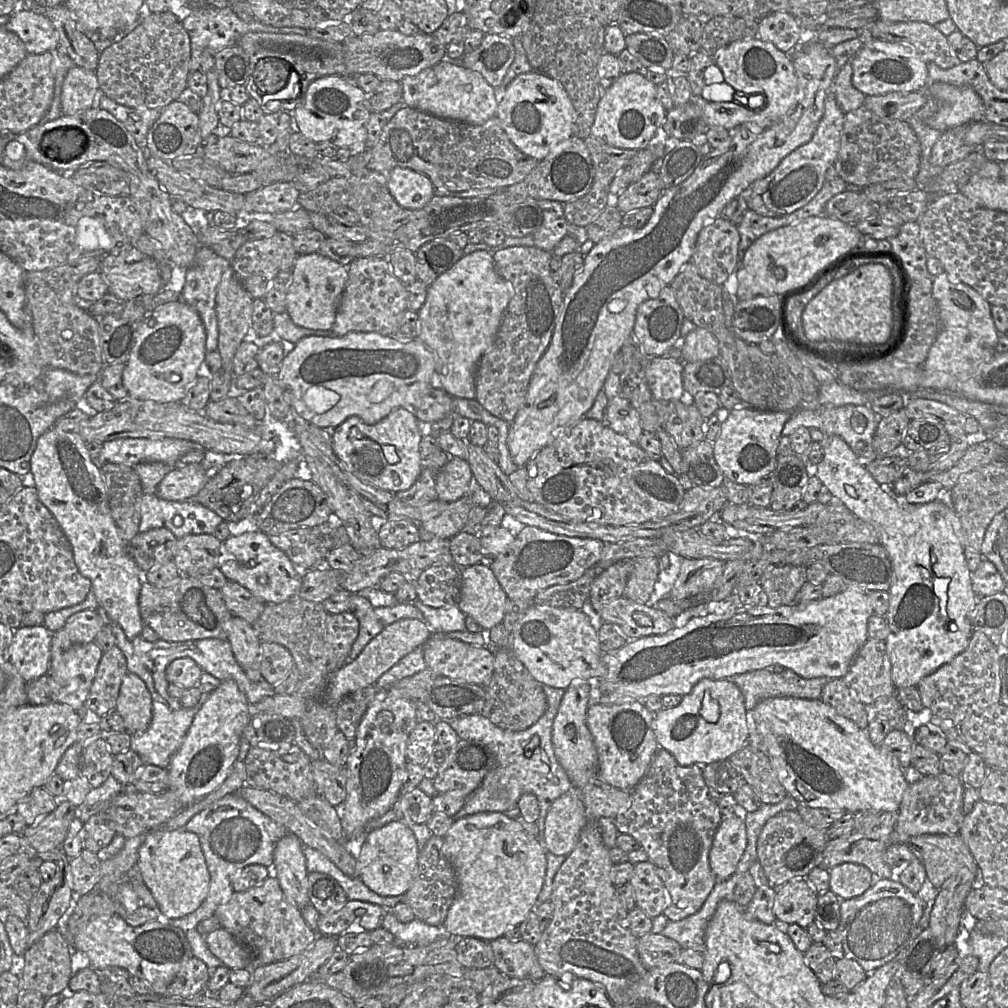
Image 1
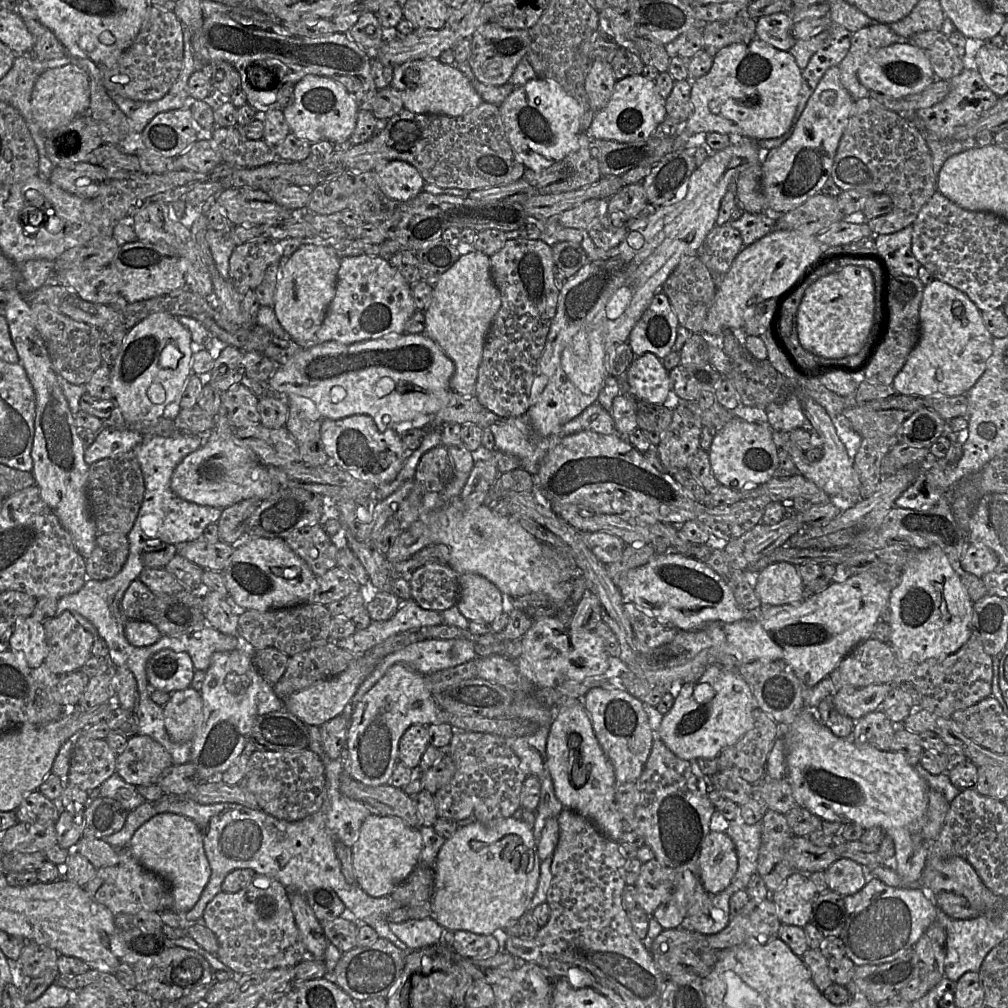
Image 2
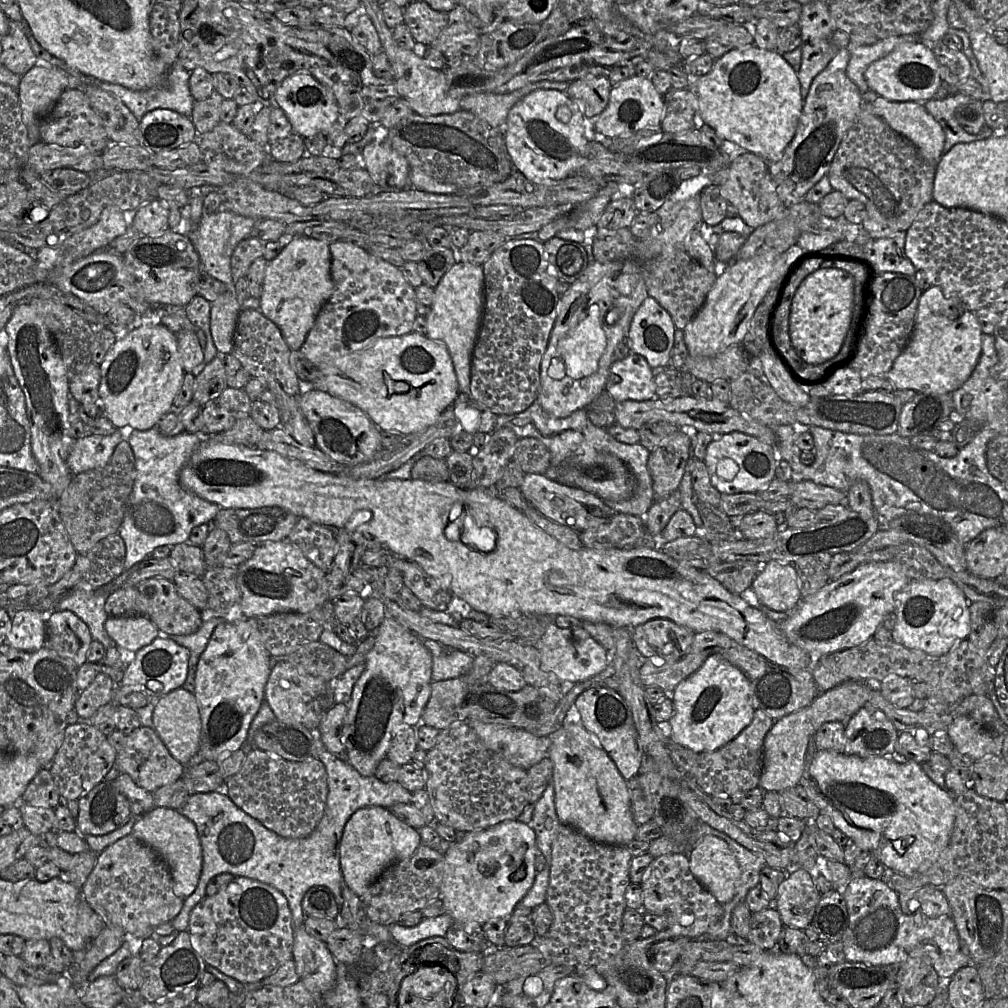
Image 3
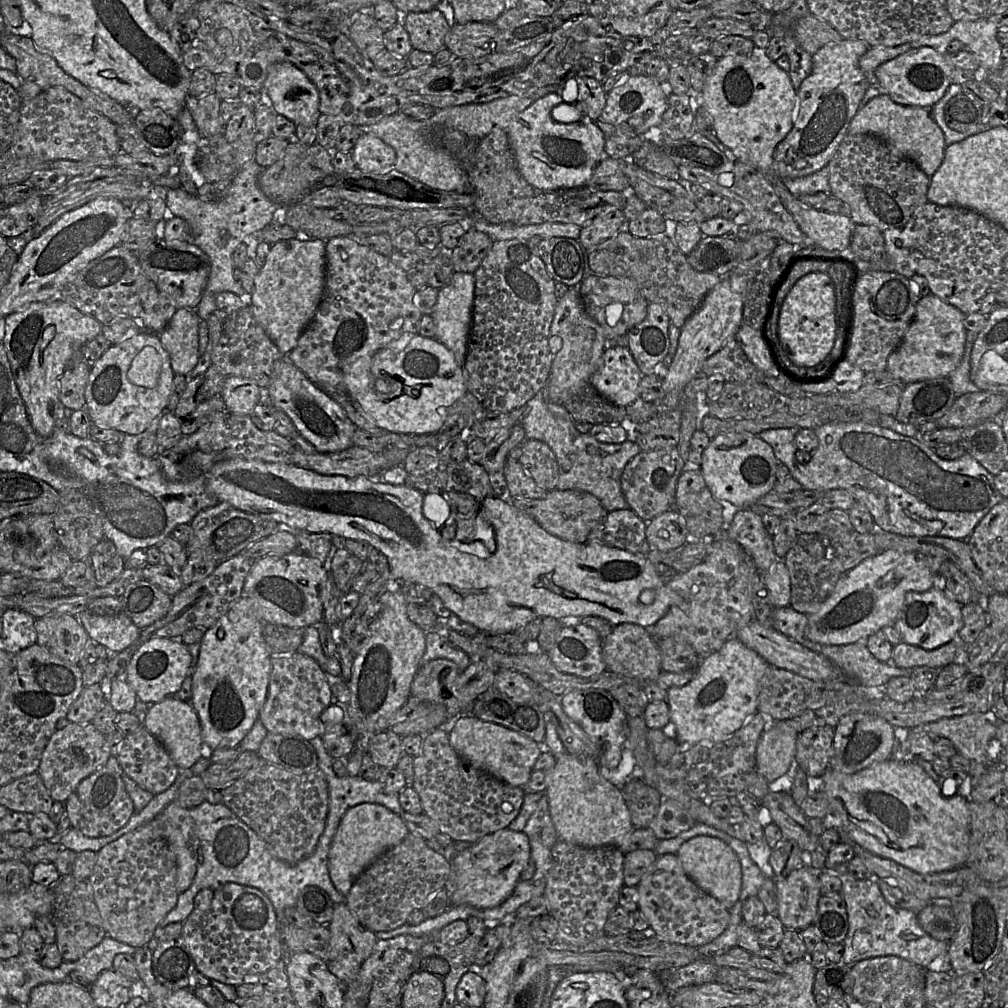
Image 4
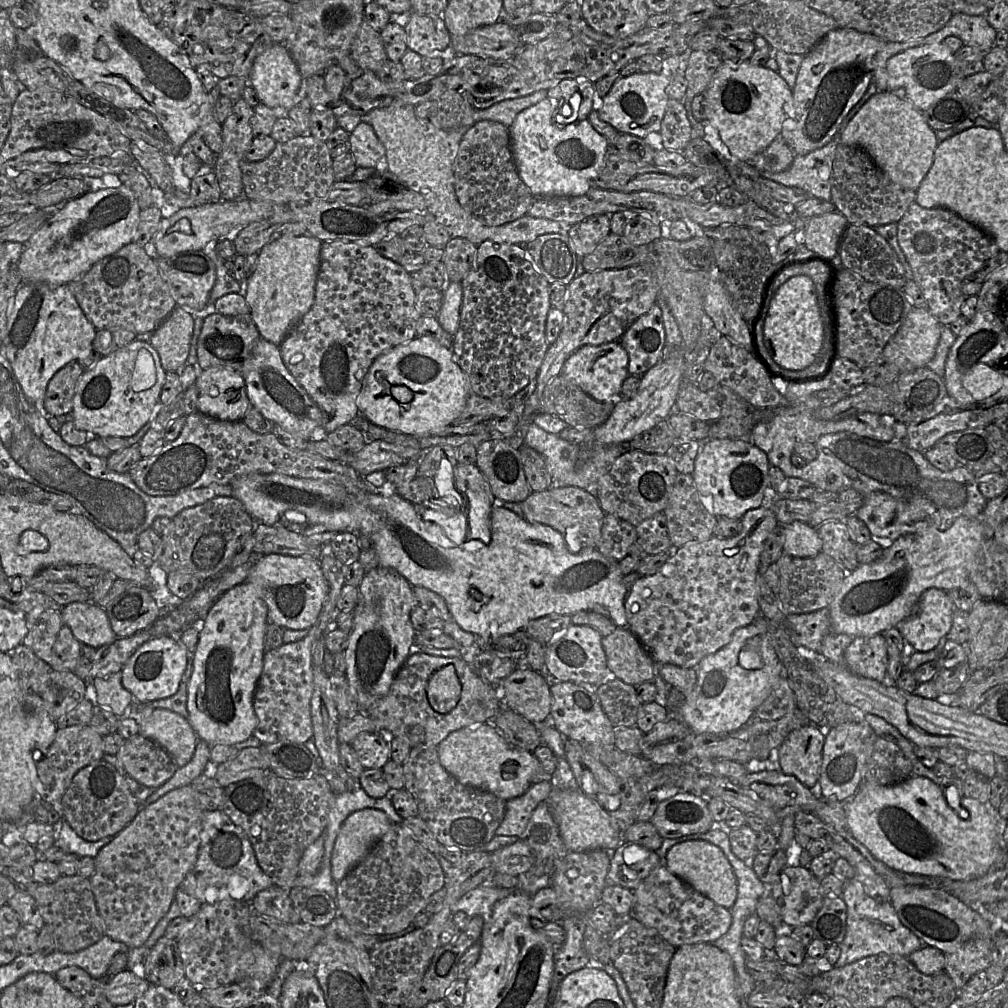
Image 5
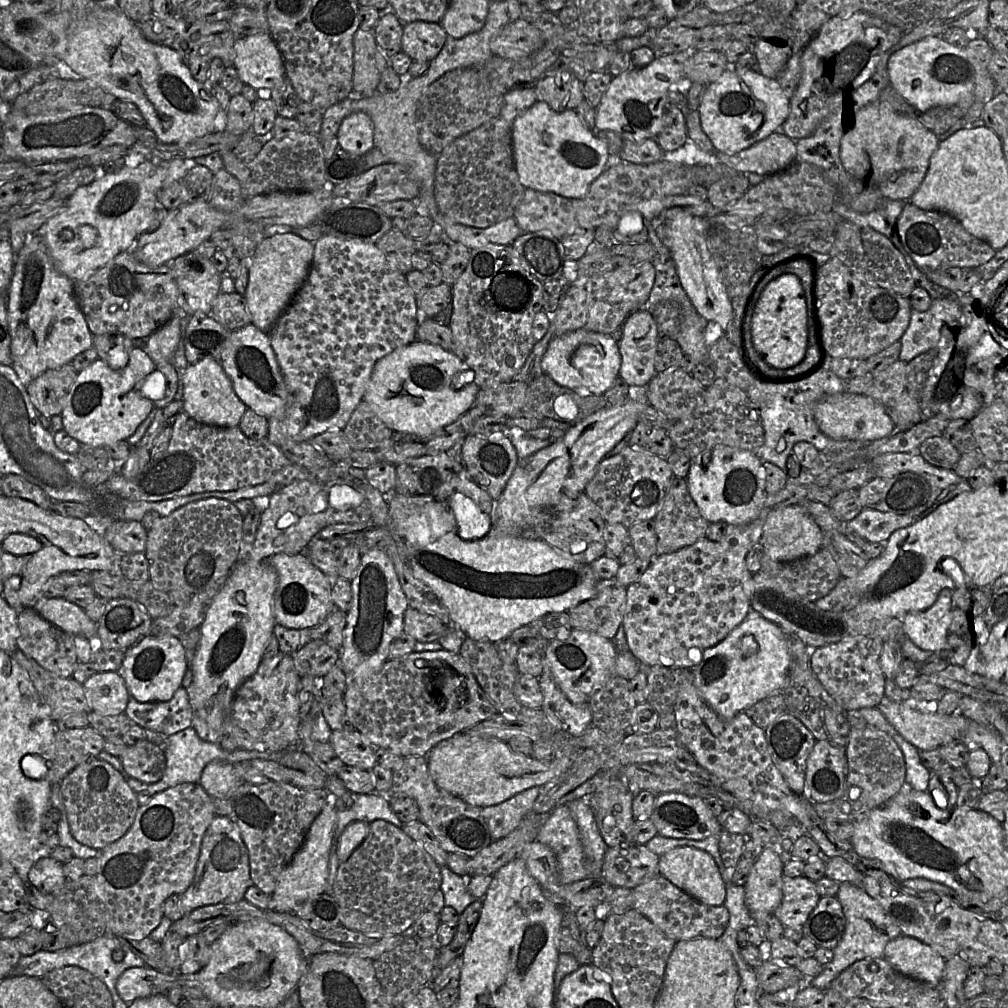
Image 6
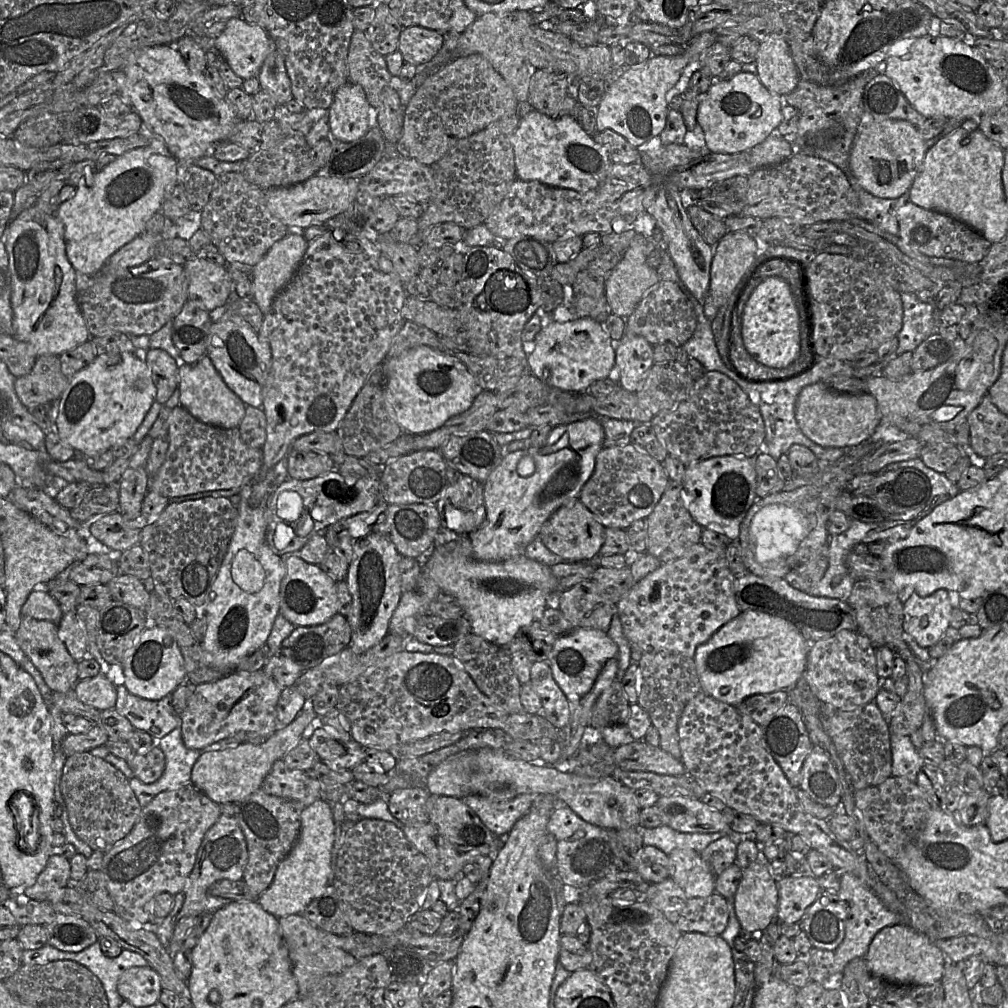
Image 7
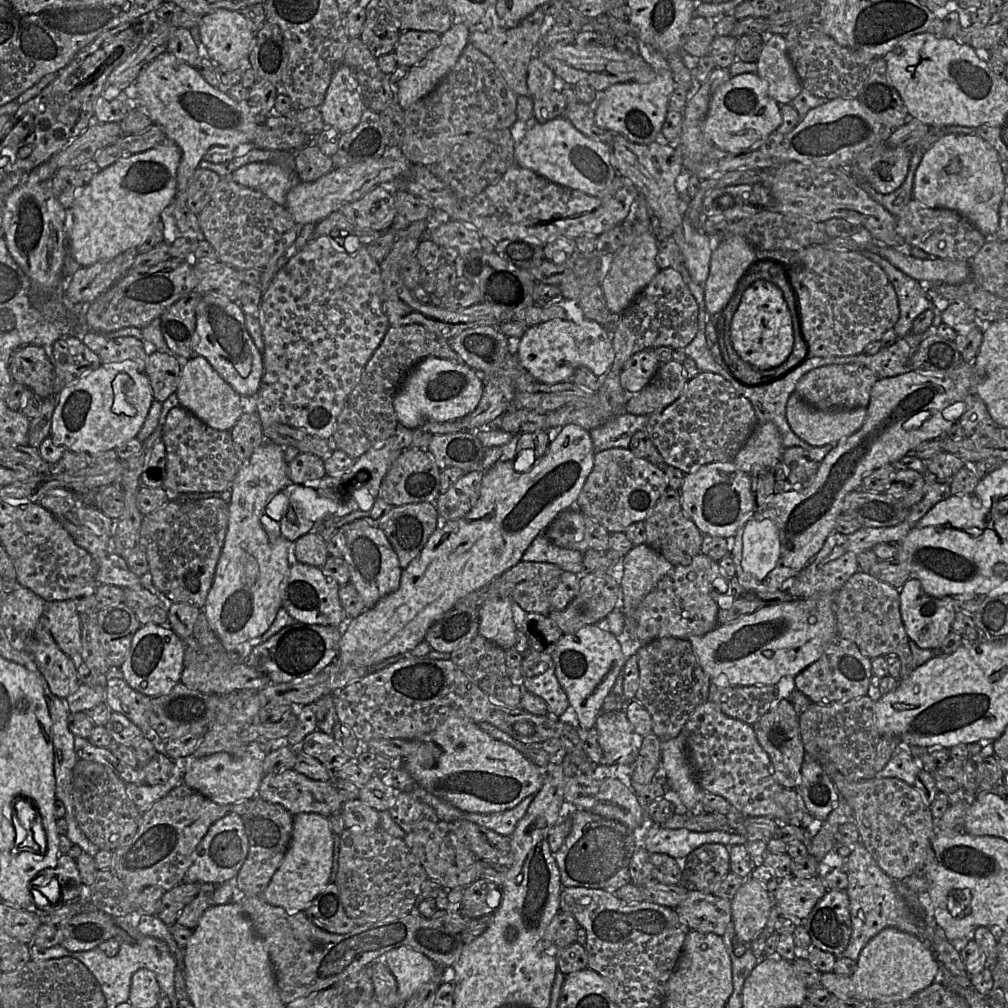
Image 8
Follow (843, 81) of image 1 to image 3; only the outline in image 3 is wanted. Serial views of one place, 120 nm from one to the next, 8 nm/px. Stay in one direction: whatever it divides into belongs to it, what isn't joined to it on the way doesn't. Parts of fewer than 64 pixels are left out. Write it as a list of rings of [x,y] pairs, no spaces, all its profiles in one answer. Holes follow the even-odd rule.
[[[858,31],[849,37],[847,48],[850,59],[846,74],[861,94],[870,90],[865,80],[865,70],[871,63],[885,57],[901,44],[920,41],[919,35],[900,35],[878,40],[868,31]]]

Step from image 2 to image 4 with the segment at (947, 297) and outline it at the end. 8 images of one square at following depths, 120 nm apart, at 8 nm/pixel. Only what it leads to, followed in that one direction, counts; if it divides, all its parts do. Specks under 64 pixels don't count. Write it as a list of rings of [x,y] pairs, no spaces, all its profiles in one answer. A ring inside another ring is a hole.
[[[929,293],[920,297],[915,316],[898,348],[889,356],[887,371],[901,385],[933,378],[947,378],[962,362],[966,329],[966,315],[957,307]]]

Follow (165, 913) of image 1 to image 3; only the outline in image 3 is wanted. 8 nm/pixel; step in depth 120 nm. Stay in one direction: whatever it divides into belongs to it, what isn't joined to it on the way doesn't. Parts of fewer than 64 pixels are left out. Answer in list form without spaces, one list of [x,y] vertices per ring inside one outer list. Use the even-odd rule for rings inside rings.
[[[153,807],[135,823],[132,835],[151,847],[166,862],[177,896],[184,900],[195,891],[202,872],[203,854],[197,828],[191,820],[178,810]]]

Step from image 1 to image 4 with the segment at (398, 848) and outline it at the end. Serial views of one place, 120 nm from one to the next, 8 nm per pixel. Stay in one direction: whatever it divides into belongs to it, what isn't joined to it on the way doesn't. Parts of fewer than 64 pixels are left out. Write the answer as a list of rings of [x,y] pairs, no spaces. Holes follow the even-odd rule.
[[[358,804],[344,814],[328,854],[328,870],[336,889],[346,895],[356,878],[381,854],[400,844],[409,834],[404,821],[383,805]]]

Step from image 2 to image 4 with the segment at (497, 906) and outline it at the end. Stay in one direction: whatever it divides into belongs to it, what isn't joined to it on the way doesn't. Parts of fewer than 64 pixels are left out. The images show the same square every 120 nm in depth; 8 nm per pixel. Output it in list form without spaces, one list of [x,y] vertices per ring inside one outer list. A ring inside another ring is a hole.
[[[504,828],[484,836],[451,861],[450,868],[455,872],[451,905],[468,904],[484,909],[501,904],[513,892],[530,856],[529,839],[523,831]]]

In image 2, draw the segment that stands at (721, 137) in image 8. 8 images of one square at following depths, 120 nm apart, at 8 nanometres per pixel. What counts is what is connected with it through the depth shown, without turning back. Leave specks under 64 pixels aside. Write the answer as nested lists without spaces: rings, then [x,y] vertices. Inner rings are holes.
[[[756,37],[749,42],[724,47],[713,57],[710,71],[691,81],[692,112],[678,134],[673,137],[672,151],[685,148],[689,138],[698,133],[726,134],[731,137],[732,143],[774,139],[792,131],[802,85],[801,73],[802,70],[789,51],[776,49]]]

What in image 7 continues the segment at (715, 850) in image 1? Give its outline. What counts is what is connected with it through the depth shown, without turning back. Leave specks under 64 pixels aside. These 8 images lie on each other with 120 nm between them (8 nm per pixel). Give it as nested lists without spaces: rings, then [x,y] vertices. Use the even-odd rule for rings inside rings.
[[[675,849],[668,855],[670,878],[690,897],[707,897],[715,892],[715,876],[700,854]]]

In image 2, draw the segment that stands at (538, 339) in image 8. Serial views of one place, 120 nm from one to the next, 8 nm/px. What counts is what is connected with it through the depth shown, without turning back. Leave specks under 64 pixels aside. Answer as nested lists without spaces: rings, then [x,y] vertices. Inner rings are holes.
[[[652,353],[637,356],[626,371],[628,394],[636,400],[664,404],[672,398],[669,372]]]

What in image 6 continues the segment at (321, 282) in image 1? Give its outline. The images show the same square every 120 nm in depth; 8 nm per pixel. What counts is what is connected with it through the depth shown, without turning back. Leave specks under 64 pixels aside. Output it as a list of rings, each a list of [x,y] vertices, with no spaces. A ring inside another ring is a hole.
[[[295,232],[276,234],[262,241],[254,256],[250,259],[248,286],[244,294],[244,299],[251,316],[251,324],[263,332],[269,333],[304,284],[310,271],[313,255],[314,242],[303,239]]]

